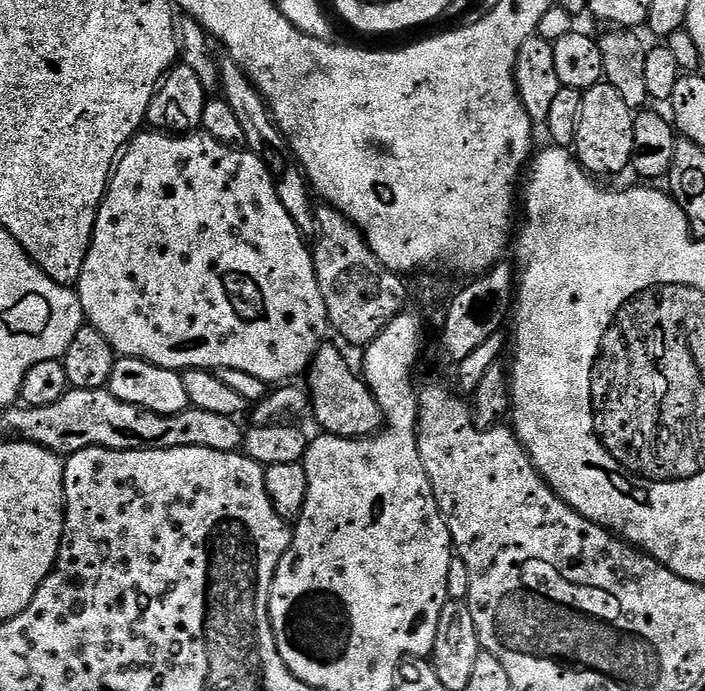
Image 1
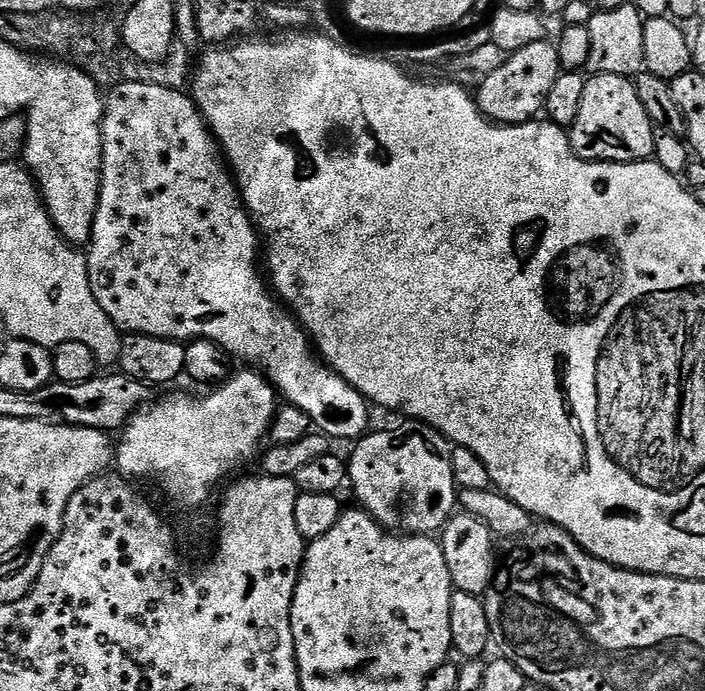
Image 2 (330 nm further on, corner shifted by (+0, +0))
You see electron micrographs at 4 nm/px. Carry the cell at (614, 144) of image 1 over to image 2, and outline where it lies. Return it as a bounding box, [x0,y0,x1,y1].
[570,74,654,164]

